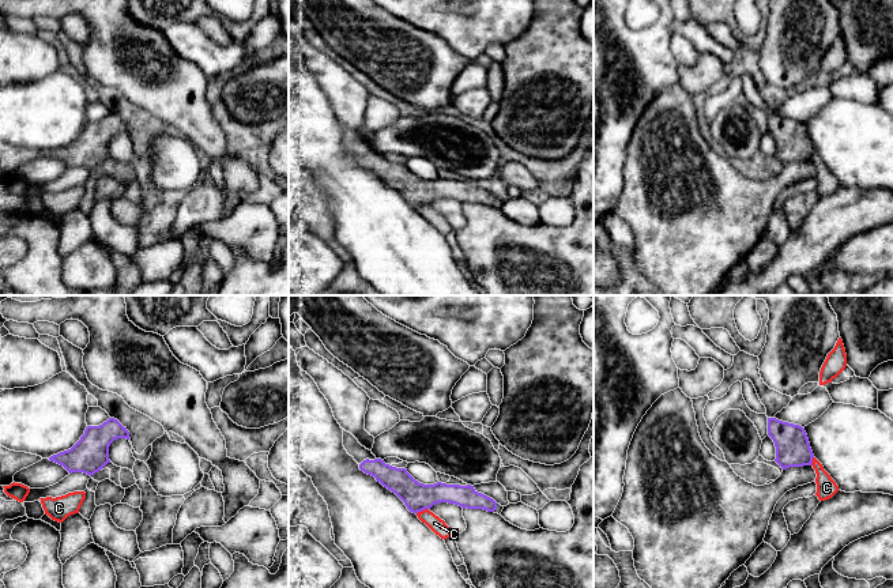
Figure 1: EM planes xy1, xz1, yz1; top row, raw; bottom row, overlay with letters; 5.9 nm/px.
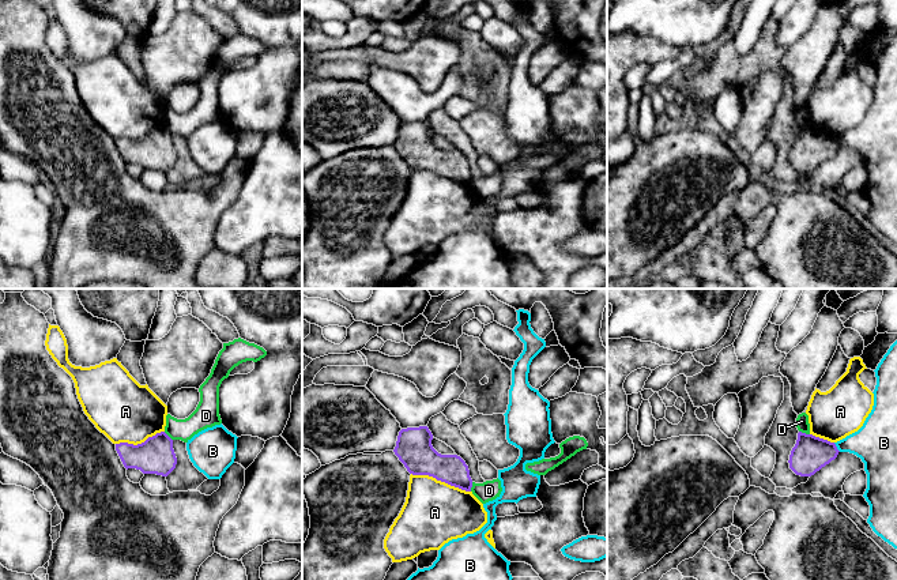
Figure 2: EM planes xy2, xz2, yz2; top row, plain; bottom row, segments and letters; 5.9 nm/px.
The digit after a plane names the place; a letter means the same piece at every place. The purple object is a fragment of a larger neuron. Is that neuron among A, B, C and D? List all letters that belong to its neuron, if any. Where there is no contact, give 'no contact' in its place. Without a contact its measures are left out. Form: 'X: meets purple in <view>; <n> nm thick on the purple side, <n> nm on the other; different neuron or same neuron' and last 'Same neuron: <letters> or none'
A: meets purple in xz2; 220 nm thick on the purple side, 380 nm on the other; different neuron
B: meets purple in yz2; 220 nm thick on the purple side, 260 nm on the other; different neuron
C: meets purple in xz1; 170 nm thick on the purple side, 90 nm on the other; different neuron
D: meets purple in yz2; 220 nm thick on the purple side, 80 nm on the other; different neuron
Same neuron: none

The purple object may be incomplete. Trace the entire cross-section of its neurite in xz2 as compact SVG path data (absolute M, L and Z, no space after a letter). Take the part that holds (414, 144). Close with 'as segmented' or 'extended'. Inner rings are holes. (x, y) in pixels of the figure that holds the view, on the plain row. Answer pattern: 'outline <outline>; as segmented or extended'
outline M427 121L402 124L395 150L412 170L429 170L451 181L471 187L472 174L466 157L457 150L441 150L431 140Z; as segmented

